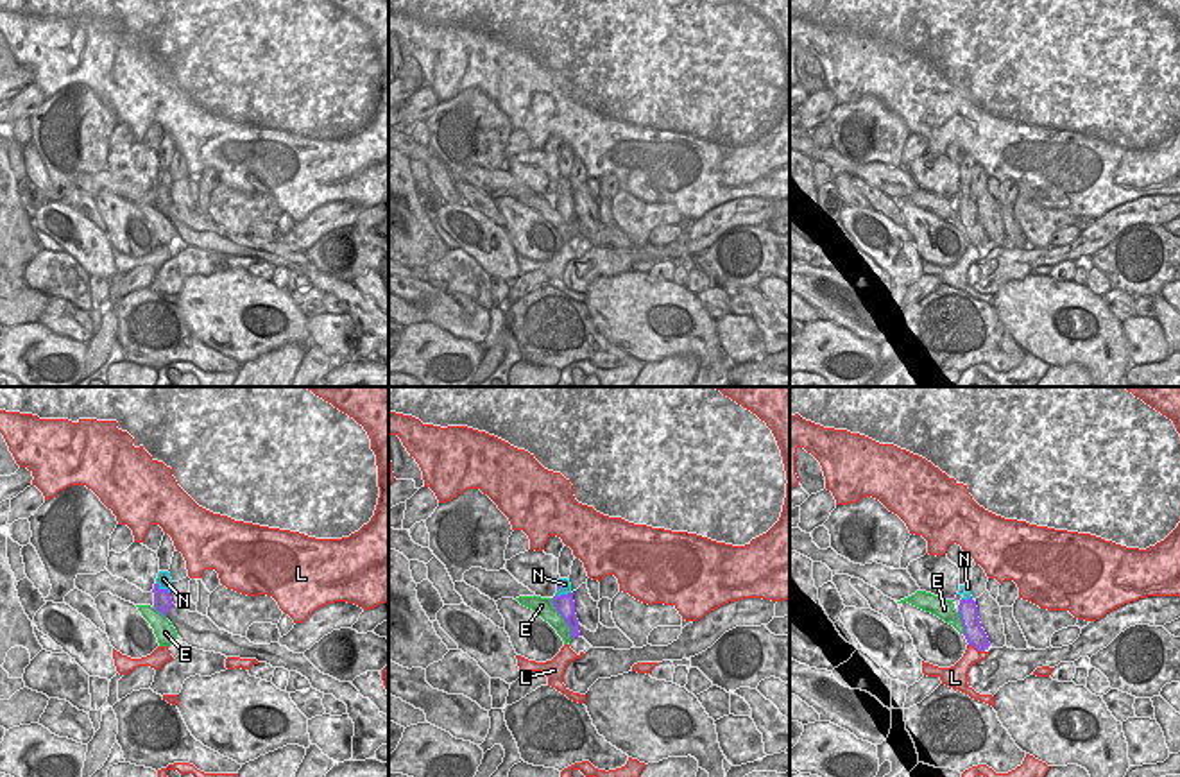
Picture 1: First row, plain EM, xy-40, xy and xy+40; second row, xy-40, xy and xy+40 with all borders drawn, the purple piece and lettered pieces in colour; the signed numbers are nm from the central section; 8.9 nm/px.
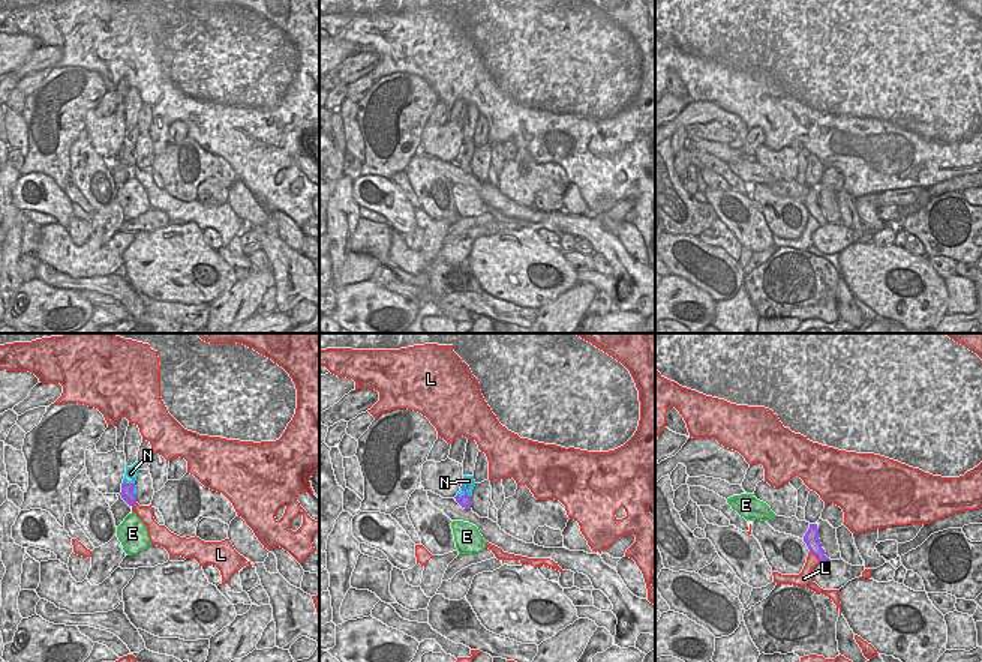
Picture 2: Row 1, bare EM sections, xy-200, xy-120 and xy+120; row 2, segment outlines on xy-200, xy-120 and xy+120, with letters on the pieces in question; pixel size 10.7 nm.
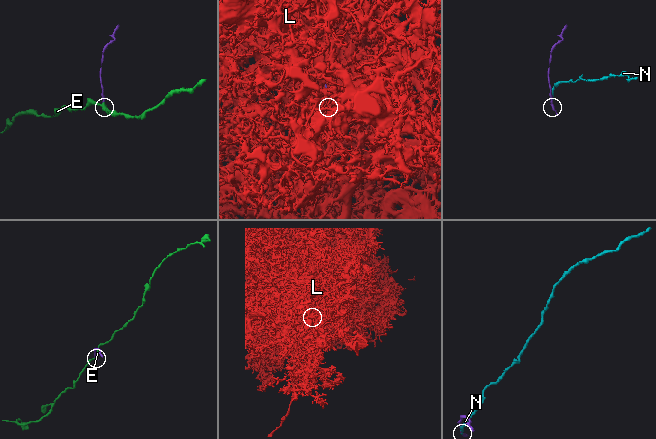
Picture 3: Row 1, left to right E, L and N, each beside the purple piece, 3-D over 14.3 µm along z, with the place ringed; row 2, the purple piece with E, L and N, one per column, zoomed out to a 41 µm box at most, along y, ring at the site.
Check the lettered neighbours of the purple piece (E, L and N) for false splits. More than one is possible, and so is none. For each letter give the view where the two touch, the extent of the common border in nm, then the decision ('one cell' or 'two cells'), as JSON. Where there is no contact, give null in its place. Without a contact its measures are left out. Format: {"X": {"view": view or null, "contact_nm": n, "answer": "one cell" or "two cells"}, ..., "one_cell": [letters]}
{"E": {"view": "xy", "contact_nm": 420, "answer": "two cells"}, "L": {"view": "xy+40", "contact_nm": 170, "answer": "two cells"}, "N": {"view": "xy", "contact_nm": 160, "answer": "two cells"}, "one_cell": []}

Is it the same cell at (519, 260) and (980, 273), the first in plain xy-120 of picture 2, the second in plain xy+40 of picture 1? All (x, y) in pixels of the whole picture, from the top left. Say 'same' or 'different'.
different

